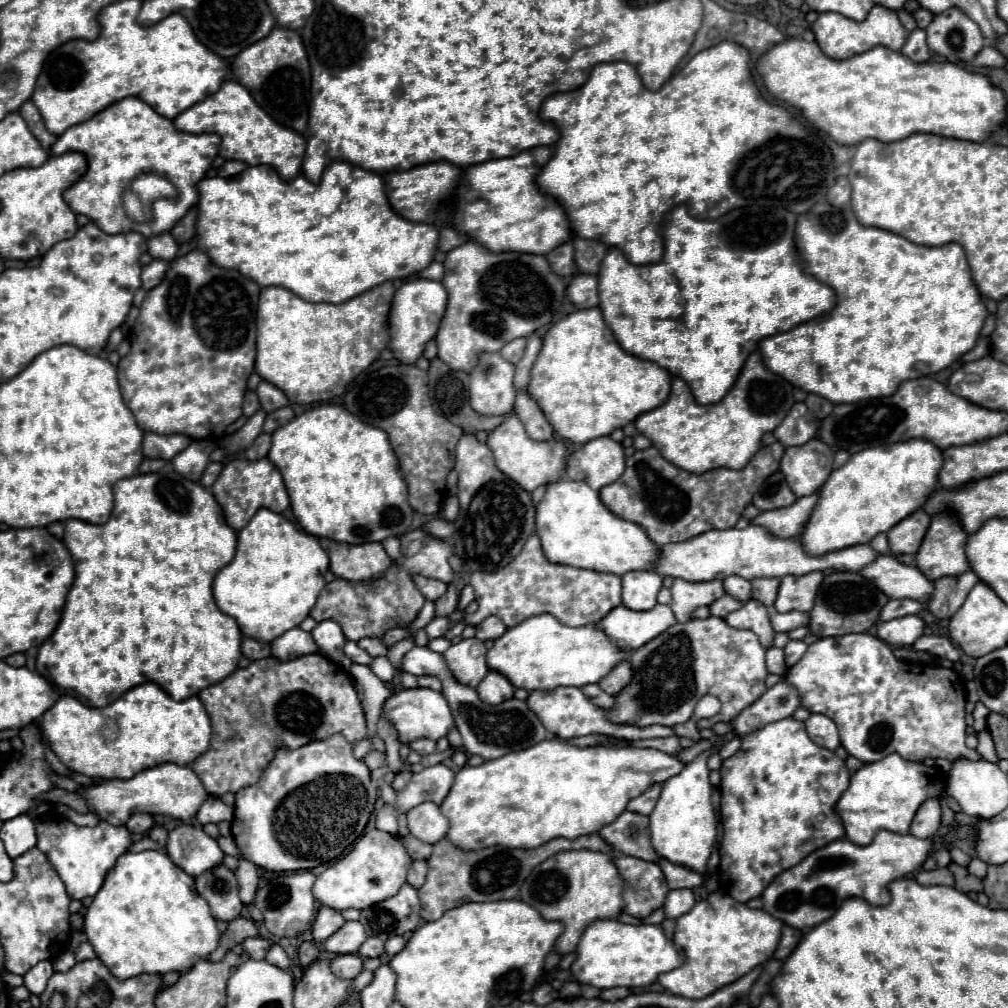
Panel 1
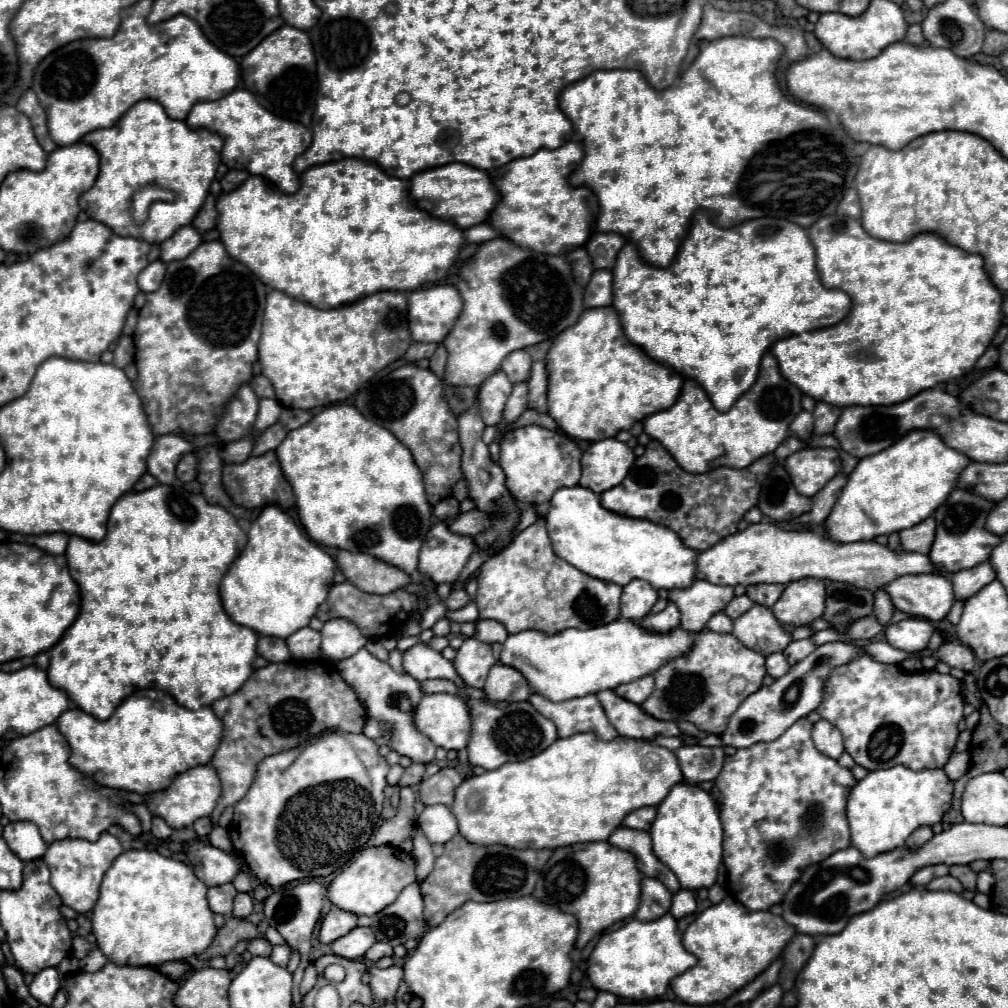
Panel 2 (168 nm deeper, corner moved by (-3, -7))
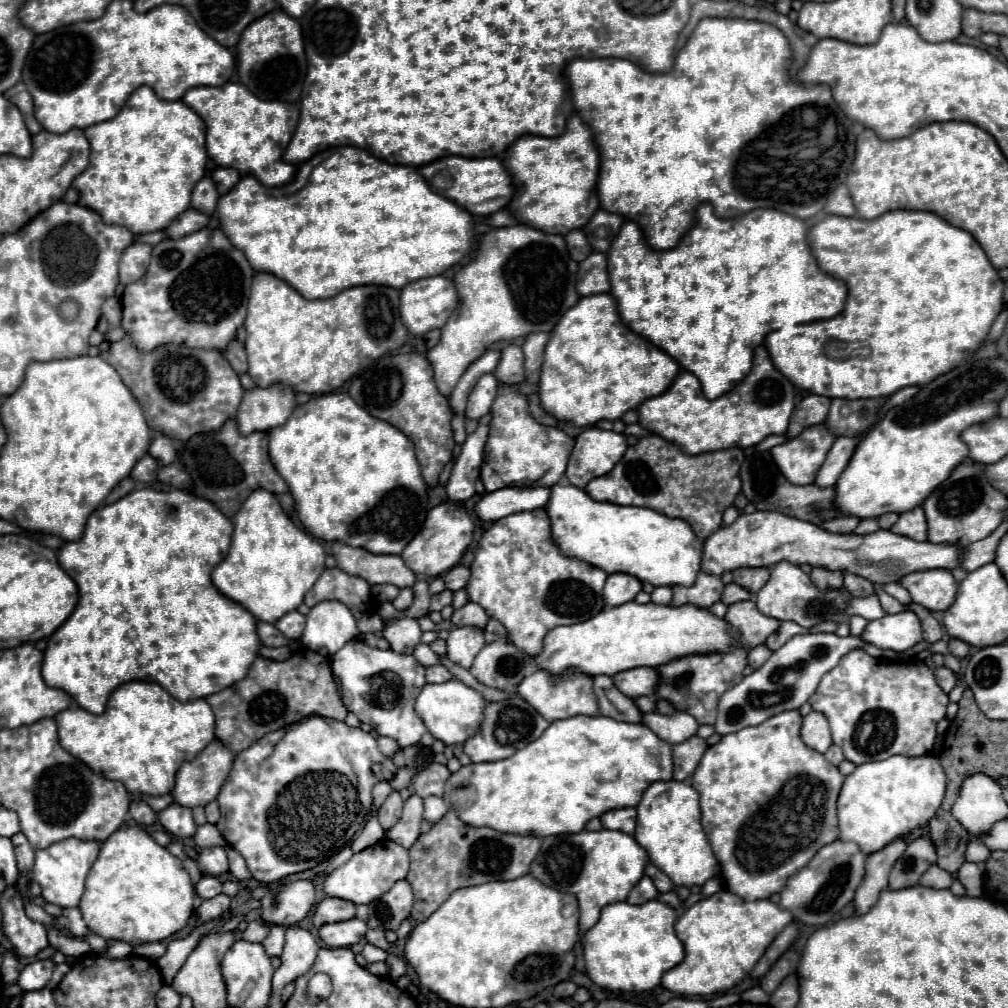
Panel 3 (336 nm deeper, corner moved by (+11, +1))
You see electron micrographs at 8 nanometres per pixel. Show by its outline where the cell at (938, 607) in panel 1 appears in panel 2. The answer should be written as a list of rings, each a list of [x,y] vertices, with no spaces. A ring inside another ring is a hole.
[[[986,560],[984,564],[978,564],[976,568],[968,568],[968,570],[954,572],[950,576],[950,582],[954,586],[956,598],[958,600],[964,600],[964,598],[974,596],[980,588],[984,588],[994,578],[996,578],[996,572],[994,572],[990,560]]]

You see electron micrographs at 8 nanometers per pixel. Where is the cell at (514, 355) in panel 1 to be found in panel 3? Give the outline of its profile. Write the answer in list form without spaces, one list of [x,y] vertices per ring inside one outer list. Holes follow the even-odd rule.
[[[510,344],[502,350],[494,376],[500,384],[518,384],[524,380],[524,356],[518,346]]]

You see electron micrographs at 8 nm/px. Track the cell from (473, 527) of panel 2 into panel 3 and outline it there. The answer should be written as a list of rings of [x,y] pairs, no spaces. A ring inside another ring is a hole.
[[[502,488],[486,492],[474,506],[472,514],[478,520],[500,520],[514,512],[526,512],[544,508],[550,496],[550,488]]]

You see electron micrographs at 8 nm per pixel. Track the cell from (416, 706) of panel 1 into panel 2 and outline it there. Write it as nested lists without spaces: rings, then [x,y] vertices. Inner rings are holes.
[[[426,694],[414,710],[414,722],[422,734],[446,750],[462,750],[470,740],[470,708],[462,696]]]

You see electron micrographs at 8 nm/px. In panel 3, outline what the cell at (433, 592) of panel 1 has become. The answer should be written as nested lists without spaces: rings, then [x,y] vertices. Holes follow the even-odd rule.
[[[348,394],[312,396],[306,404],[296,406],[282,426],[272,428],[268,440],[270,460],[292,492],[296,516],[314,538],[340,540],[372,554],[400,554],[420,532],[428,510],[428,490],[420,474],[414,444],[398,428],[354,404]]]

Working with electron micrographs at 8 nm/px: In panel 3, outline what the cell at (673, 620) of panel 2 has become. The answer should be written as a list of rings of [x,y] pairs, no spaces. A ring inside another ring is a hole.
[[[660,586],[660,588],[654,588],[652,592],[652,602],[654,604],[660,604],[660,606],[670,606],[670,600],[672,600],[672,590],[670,586]]]

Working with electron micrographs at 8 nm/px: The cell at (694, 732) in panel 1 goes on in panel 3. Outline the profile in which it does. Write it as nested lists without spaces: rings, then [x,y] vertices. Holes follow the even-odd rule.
[[[596,676],[594,678],[594,694],[598,696],[598,708],[600,714],[620,720],[620,722],[630,722],[630,724],[642,724],[642,712],[636,706],[636,702],[618,688],[614,688],[614,682],[610,676]]]

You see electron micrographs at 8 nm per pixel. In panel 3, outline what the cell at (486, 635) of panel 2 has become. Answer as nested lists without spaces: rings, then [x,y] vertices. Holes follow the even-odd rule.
[[[468,602],[466,606],[462,606],[460,610],[454,610],[452,614],[452,624],[462,628],[462,626],[472,626],[472,628],[480,628],[484,630],[486,624],[488,624],[488,616],[486,612],[474,604],[474,602]]]

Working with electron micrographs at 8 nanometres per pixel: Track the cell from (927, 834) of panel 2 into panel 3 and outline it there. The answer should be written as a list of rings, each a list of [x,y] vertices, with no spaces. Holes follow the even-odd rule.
[[[908,834],[896,838],[894,842],[886,844],[882,850],[868,856],[866,876],[864,876],[862,884],[858,886],[858,892],[856,892],[856,898],[854,898],[856,914],[858,912],[868,912],[874,906],[874,900],[878,900],[878,892],[882,888],[888,888],[890,868],[894,866],[894,862],[906,850],[906,846],[908,846],[906,840],[908,840]]]

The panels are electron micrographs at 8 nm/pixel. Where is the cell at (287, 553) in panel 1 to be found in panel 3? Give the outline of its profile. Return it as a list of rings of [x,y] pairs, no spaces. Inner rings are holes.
[[[254,490],[232,522],[232,546],[224,562],[212,570],[212,582],[226,598],[246,608],[256,620],[274,624],[302,604],[304,594],[324,572],[324,548],[306,530],[294,526],[274,494],[266,490]]]

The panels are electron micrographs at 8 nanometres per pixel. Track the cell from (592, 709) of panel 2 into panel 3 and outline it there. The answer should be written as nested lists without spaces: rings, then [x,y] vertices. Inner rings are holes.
[[[536,670],[534,674],[526,676],[526,680],[522,680],[522,684],[518,684],[518,694],[532,706],[538,708],[538,712],[542,712],[542,716],[546,716],[548,722],[556,722],[556,720],[564,720],[570,716],[598,716],[598,704],[596,704],[596,696],[592,692],[592,678],[588,676],[580,676],[580,674],[570,674],[560,678],[558,682],[554,682],[550,678],[550,674]]]

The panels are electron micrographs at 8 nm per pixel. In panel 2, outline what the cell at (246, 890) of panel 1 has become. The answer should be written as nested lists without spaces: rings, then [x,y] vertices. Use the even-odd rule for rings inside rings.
[[[238,894],[234,900],[232,916],[234,918],[246,918],[252,912],[252,896],[250,894]]]

